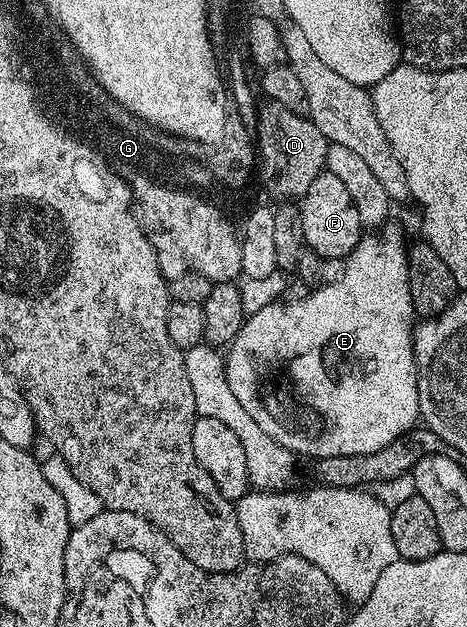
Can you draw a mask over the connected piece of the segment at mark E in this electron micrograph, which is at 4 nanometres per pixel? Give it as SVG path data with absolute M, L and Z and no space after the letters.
M385 225L379 232L368 232L361 237L359 244L348 255L345 272L338 280L317 286L308 294L309 298L292 298L289 302L277 300L264 306L260 312L247 315L238 336L234 336L234 340L227 347L224 371L238 404L242 404L246 412L250 412L256 430L262 432L264 438L274 439L297 456L305 454L306 457L312 458L311 460L319 460L330 456L358 456L366 452L378 452L378 448L386 448L386 444L405 437L408 431L417 425L420 418L418 374L416 358L412 354L412 336L418 315L410 296L409 247L404 246L403 232L392 225Z

